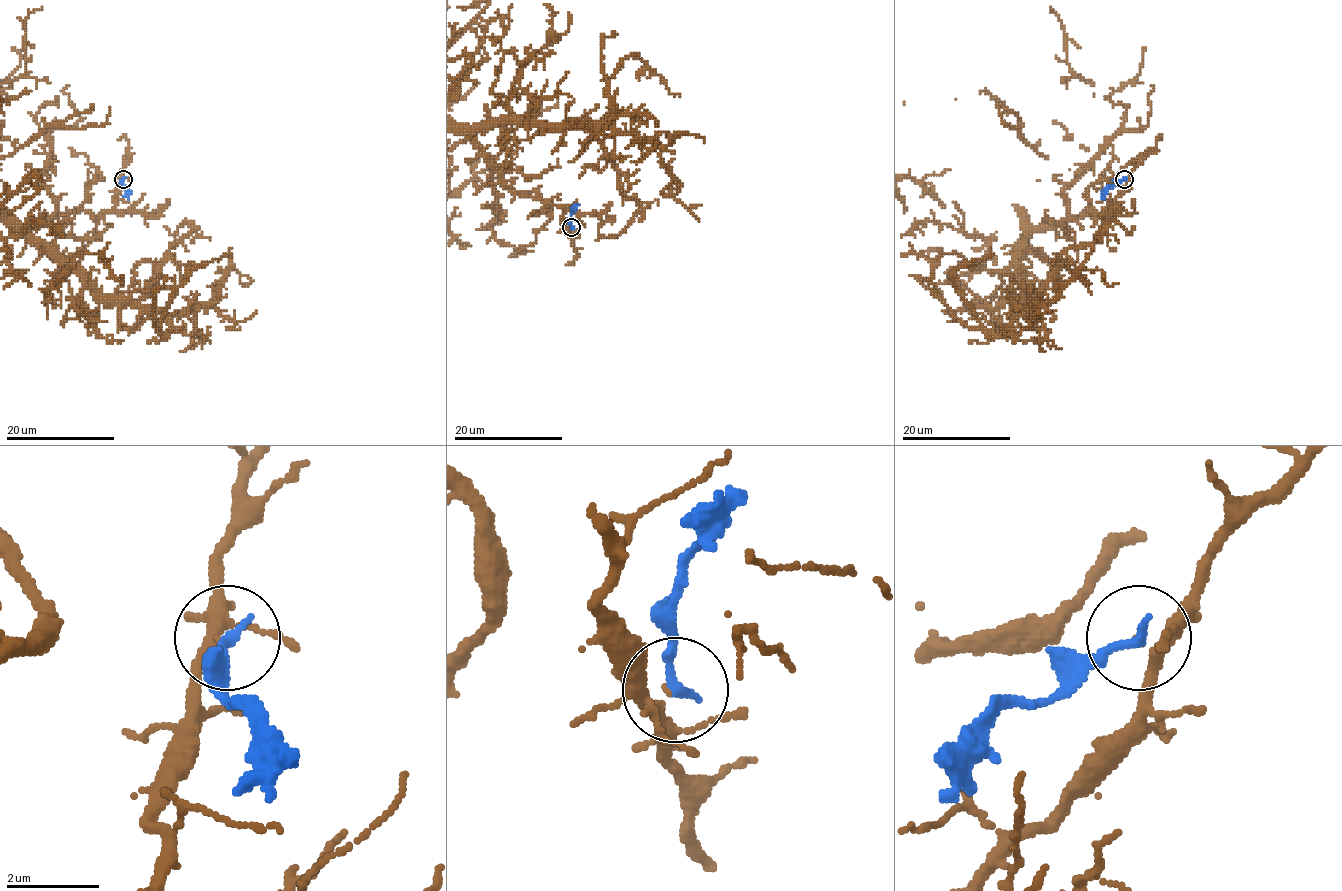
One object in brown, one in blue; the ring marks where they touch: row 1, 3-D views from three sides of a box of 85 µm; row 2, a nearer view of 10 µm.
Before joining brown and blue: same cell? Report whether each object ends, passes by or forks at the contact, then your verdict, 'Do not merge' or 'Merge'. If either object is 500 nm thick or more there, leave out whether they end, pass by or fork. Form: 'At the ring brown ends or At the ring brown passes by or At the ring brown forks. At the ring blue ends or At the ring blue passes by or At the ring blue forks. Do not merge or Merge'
At the ring brown passes by. At the ring blue ends. Do not merge

